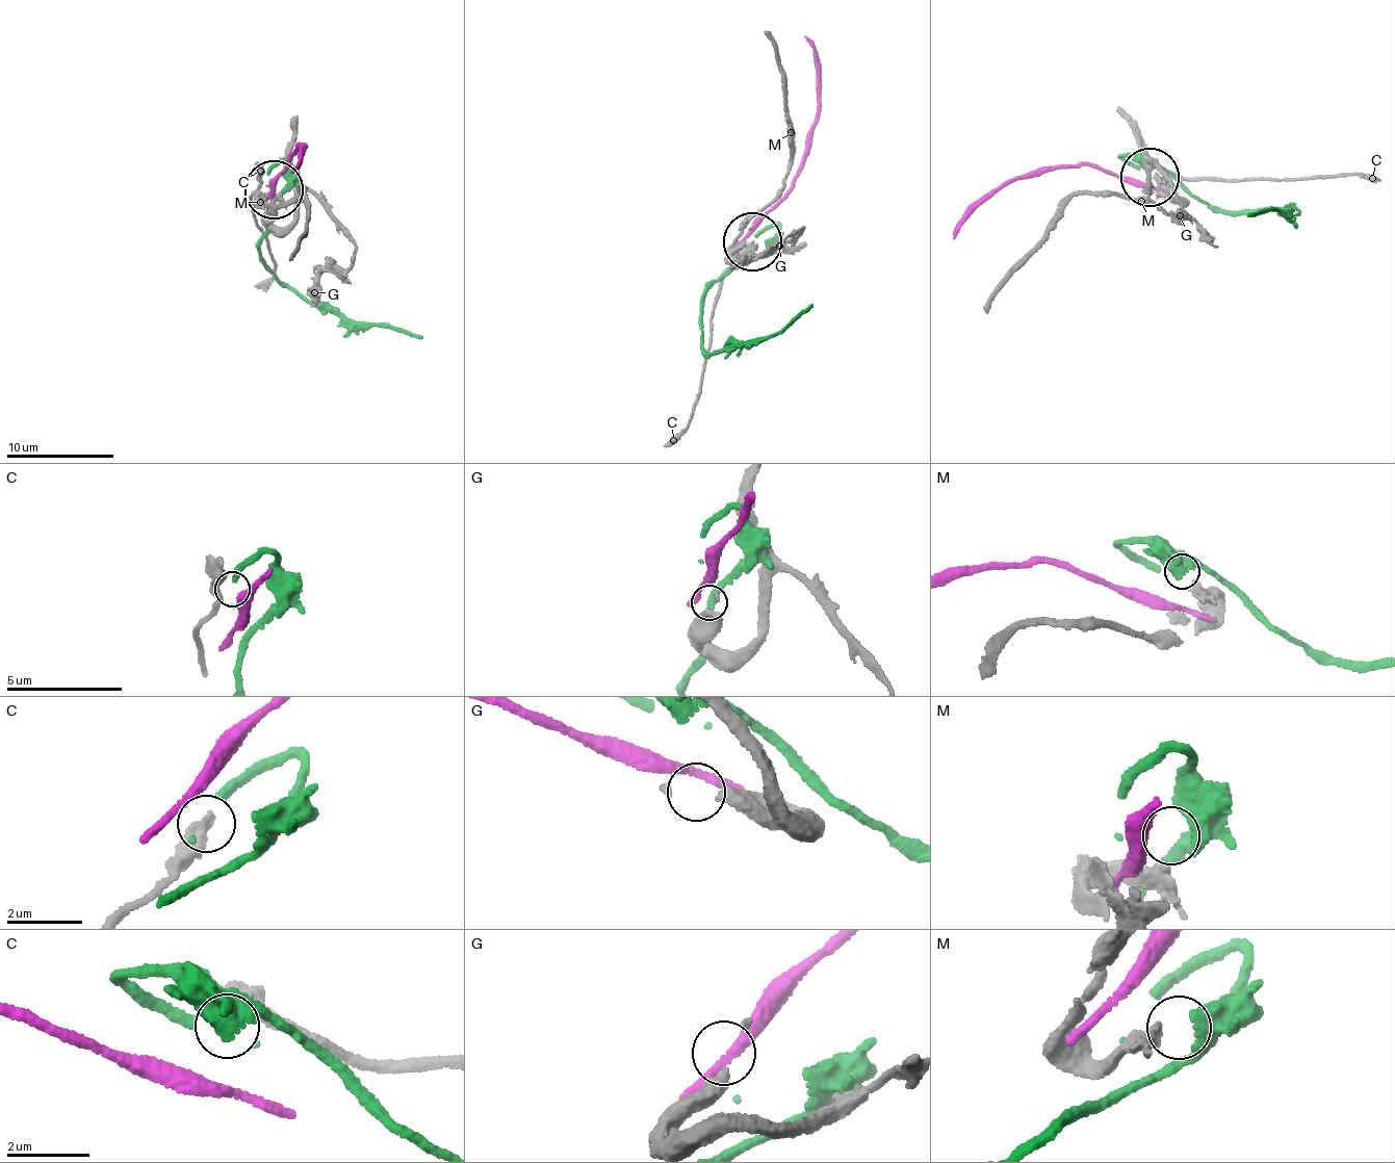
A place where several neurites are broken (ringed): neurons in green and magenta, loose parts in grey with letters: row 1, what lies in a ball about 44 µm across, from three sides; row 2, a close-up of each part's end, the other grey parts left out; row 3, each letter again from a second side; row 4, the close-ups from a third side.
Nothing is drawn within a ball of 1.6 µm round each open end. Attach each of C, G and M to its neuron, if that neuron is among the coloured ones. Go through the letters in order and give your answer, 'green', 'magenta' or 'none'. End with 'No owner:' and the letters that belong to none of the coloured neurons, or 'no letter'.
C: none
G: none
M: none
No owner: C, G, M

